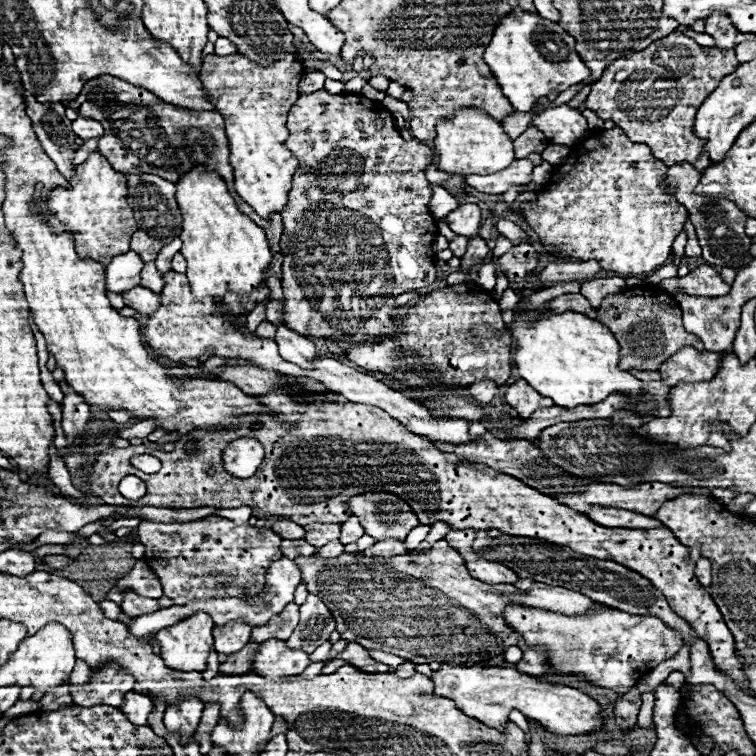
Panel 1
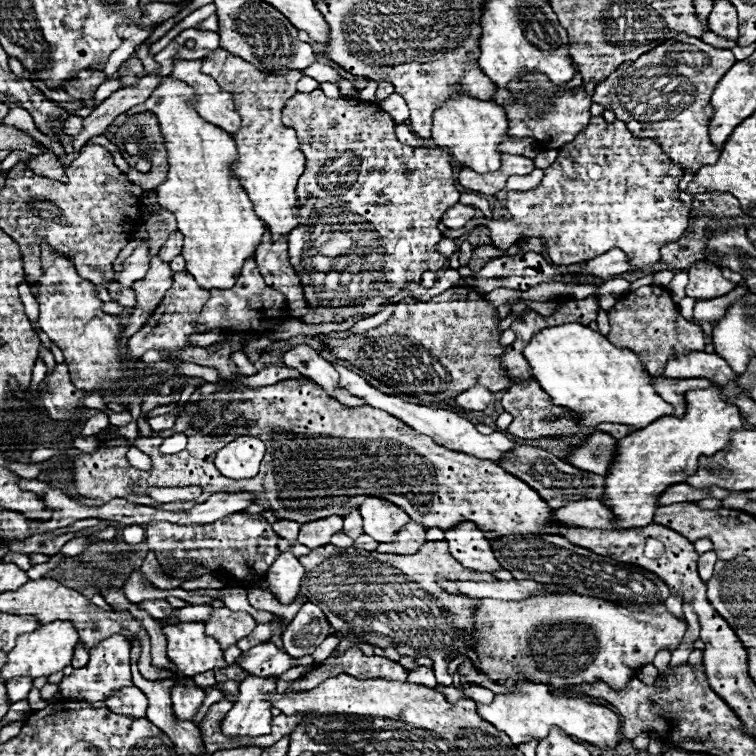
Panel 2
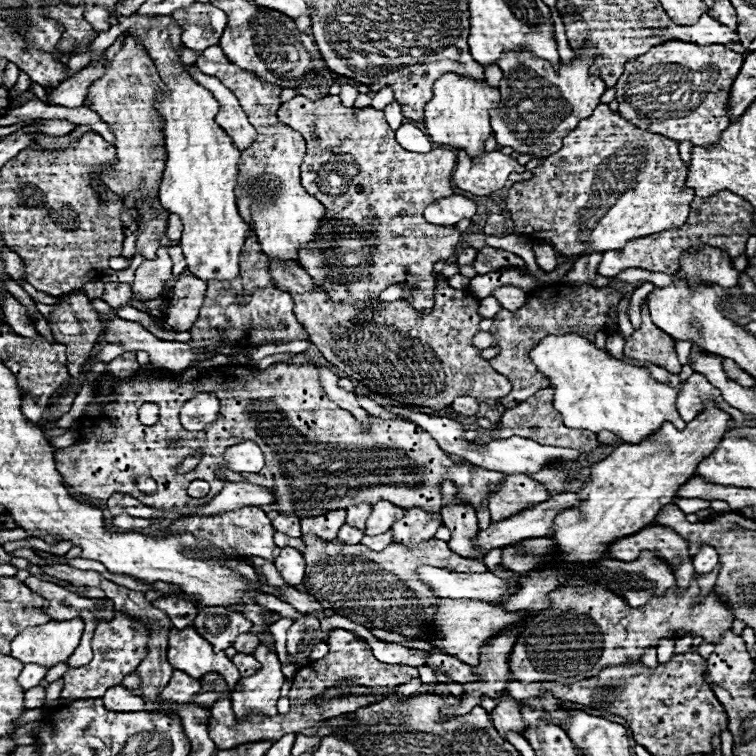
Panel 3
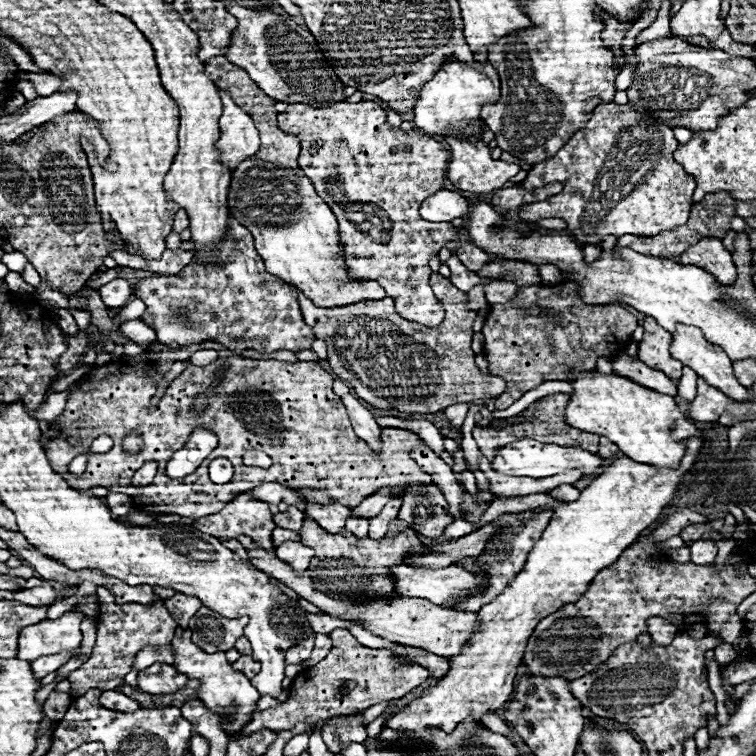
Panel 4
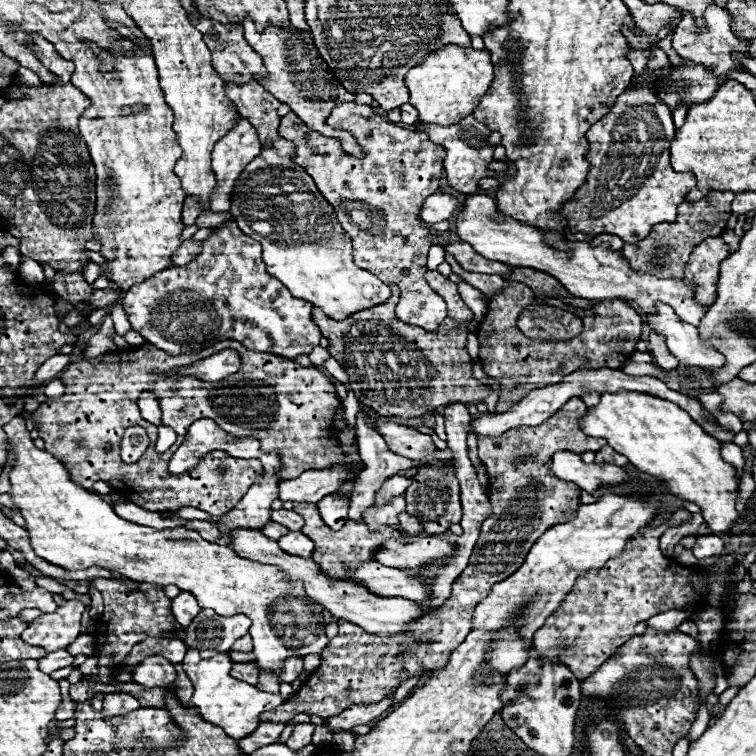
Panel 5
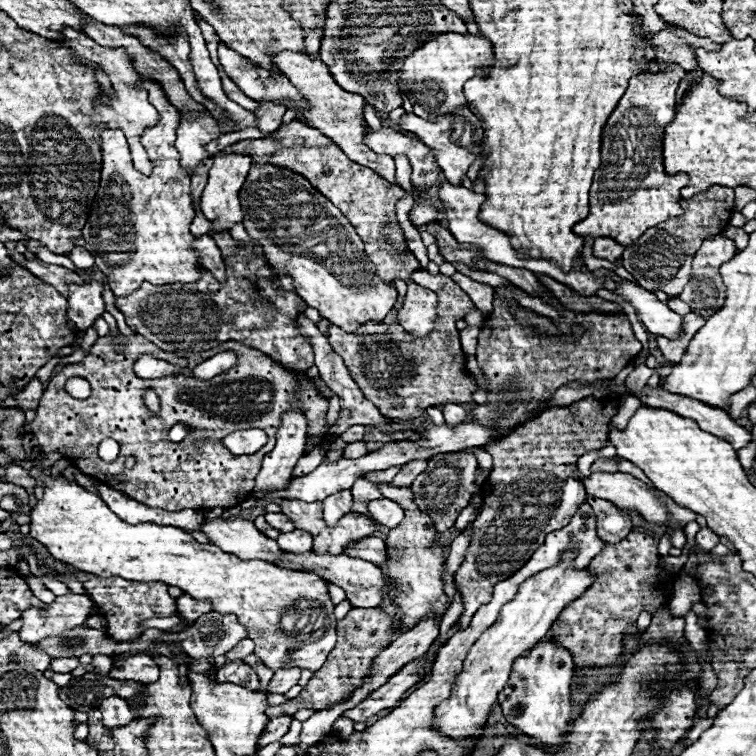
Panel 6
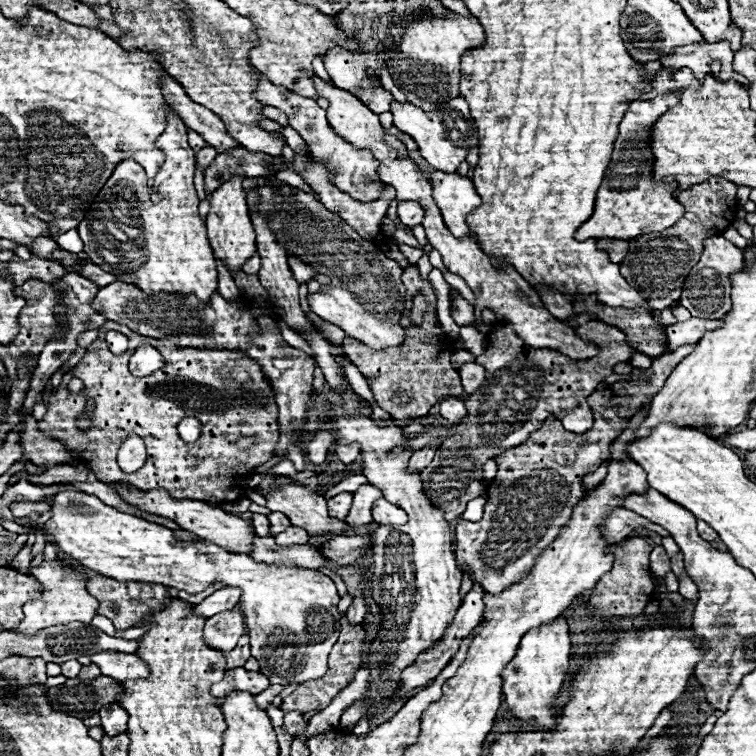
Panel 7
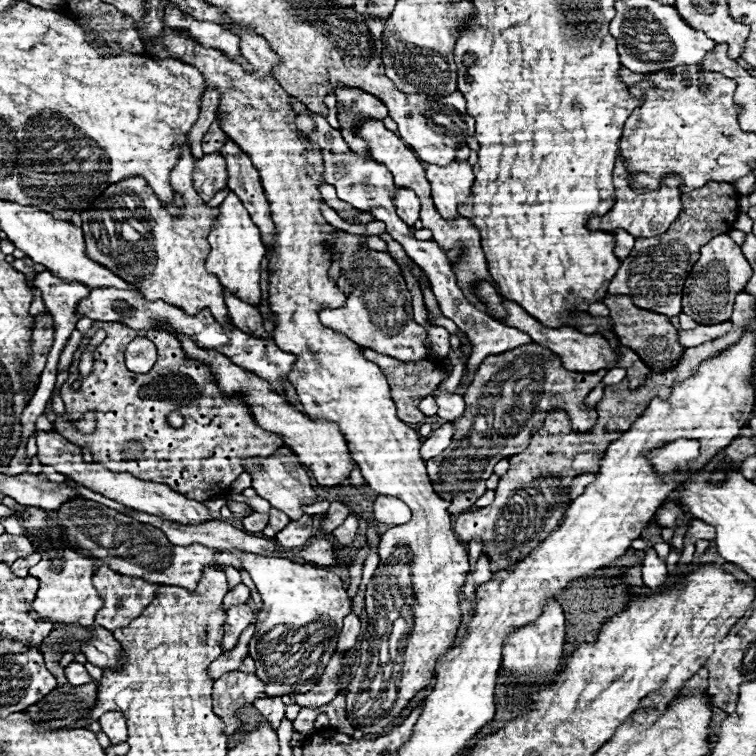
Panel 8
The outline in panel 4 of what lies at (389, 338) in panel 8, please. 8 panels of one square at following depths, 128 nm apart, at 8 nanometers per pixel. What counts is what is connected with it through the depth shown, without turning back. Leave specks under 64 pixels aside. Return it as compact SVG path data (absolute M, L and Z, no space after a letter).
M214 58L204 64L208 76L218 84L220 90L228 90L232 94L232 100L256 122L260 130L260 150L246 162L242 162L232 178L232 186L228 192L228 208L230 214L254 236L256 250L266 262L266 270L270 274L276 274L280 280L288 282L290 286L298 288L306 298L312 298L316 306L348 306L352 302L364 302L364 300L380 300L386 296L384 288L378 282L372 280L352 280L346 262L344 262L344 248L338 238L338 222L330 210L330 206L316 194L312 182L304 176L304 172L298 166L298 154L300 154L300 142L296 136L286 134L278 128L276 122L276 110L274 98L268 98L250 78L248 74L238 68L236 64L228 62L226 58Z

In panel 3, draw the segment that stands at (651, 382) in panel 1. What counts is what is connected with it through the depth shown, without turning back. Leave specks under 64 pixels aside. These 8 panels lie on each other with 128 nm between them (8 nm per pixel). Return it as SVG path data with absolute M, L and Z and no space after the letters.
M696 372L684 384L680 384L676 408L678 408L680 416L684 418L684 422L690 422L692 418L696 418L696 414L700 414L700 410L704 410L704 402L708 402L708 400L716 402L716 406L720 406L720 410L730 414L730 418L734 422L752 420L752 416L746 416L740 410L728 406L728 402L722 400L720 390L716 390L712 384L708 384L708 380L702 374L696 374Z

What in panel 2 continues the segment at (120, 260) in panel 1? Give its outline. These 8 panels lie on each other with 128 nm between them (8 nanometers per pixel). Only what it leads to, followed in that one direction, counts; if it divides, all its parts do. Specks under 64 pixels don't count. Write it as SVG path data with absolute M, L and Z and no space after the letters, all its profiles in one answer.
M142 242L132 254L124 260L124 270L116 274L116 282L122 286L132 286L138 278L143 278L150 267L151 257L148 254L148 244Z

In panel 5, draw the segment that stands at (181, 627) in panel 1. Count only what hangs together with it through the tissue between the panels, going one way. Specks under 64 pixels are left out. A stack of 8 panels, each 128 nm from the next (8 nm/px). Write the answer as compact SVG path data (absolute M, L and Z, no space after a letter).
M188 648L186 658L182 662L182 668L194 684L194 694L190 698L192 706L198 708L198 714L204 720L224 728L224 732L234 740L242 740L248 734L252 734L260 724L260 714L264 710L270 710L270 708L284 702L280 695L260 692L256 686L248 686L246 682L240 682L240 680L232 678L230 676L232 660L230 660L228 654L216 654L214 658L204 660L204 658L200 658L198 650Z

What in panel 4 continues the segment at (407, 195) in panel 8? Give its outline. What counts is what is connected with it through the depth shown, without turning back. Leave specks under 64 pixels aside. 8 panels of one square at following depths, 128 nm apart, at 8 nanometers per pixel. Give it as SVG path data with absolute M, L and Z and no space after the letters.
M438 190L420 206L420 216L428 222L452 222L468 214L468 202L458 192Z

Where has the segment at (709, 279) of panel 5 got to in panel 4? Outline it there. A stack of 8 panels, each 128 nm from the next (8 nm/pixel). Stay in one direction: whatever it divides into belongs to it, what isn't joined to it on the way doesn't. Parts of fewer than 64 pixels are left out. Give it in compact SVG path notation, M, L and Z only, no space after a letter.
M702 238L698 244L690 246L680 256L680 264L692 264L708 270L722 286L732 286L736 282L736 266L732 262L732 254L724 250L718 238Z

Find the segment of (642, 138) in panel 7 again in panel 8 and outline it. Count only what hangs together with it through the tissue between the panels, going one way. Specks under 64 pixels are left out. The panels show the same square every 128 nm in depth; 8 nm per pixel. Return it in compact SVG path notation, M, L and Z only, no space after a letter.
M620 172L620 174L614 174L614 186L616 186L616 204L612 206L612 210L606 216L590 218L587 224L588 229L614 232L614 230L622 228L628 234L632 234L634 238L650 238L650 236L664 234L670 228L670 224L678 218L678 214L682 212L680 180L676 176L664 178L658 190L638 194L628 186L626 174Z

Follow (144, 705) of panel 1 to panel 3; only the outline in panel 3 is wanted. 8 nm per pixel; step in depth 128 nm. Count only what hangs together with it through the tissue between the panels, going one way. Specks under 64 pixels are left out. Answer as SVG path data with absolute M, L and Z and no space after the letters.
M114 686L112 690L106 690L106 694L104 694L102 700L104 700L104 706L110 711L137 712L144 710L142 698L134 696L124 686Z

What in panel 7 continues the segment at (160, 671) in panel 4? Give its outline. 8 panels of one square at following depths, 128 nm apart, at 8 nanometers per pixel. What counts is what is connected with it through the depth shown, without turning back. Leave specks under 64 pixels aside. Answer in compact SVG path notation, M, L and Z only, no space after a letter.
M100 650L90 656L92 664L96 664L104 676L116 678L118 682L122 680L136 680L136 678L146 678L148 676L148 666L136 656L136 654L124 654L124 652L114 652L114 650Z

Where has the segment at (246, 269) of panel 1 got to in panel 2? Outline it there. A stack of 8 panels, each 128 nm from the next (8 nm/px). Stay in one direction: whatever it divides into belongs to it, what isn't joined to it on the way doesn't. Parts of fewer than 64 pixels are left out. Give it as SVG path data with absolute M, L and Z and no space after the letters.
M164 76L146 102L114 118L106 132L112 140L116 128L131 116L147 110L158 116L170 164L166 182L156 188L158 204L176 216L178 230L184 234L182 256L190 258L186 270L204 288L232 288L244 260L256 252L262 240L264 222L254 214L250 198L232 174L238 158L236 142L228 132L200 118L194 102L196 92L184 80Z

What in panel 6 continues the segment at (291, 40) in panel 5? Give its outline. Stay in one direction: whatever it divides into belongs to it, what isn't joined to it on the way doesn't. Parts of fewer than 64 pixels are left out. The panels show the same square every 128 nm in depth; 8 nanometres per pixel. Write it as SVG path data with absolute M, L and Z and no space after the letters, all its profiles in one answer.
M280 52L278 56L272 56L272 62L282 70L284 76L288 76L288 80L300 90L300 94L310 102L310 112L306 114L308 124L316 130L320 130L324 136L332 138L332 142L336 146L342 148L342 152L358 162L360 166L368 166L372 168L376 174L380 174L382 178L388 178L388 182L396 184L396 172L394 172L394 160L388 154L374 154L366 144L364 144L364 130L366 130L366 122L364 122L364 104L366 100L360 98L360 94L352 94L342 90L334 78L330 76L328 68L324 66L322 60L312 60L308 54L300 54L300 52Z

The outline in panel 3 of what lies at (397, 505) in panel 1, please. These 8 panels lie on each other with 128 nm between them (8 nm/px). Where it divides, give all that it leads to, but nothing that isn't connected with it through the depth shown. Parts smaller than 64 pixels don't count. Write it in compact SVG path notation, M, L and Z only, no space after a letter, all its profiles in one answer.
M376 502L372 508L372 514L366 522L366 534L368 536L376 536L376 534L384 534L386 530L392 528L392 524L400 518L400 514L404 514L402 508L394 506L392 502Z

